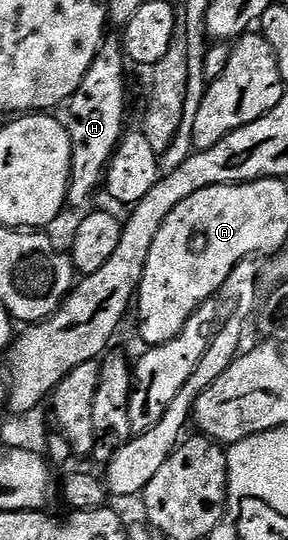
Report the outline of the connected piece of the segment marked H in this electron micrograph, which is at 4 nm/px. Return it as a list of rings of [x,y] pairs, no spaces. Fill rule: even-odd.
[[[106,40],[96,53],[82,84],[68,102],[70,120],[66,125],[71,138],[71,178],[67,203],[76,208],[84,205],[101,185],[103,176],[121,141],[126,126],[126,55],[119,41]]]

